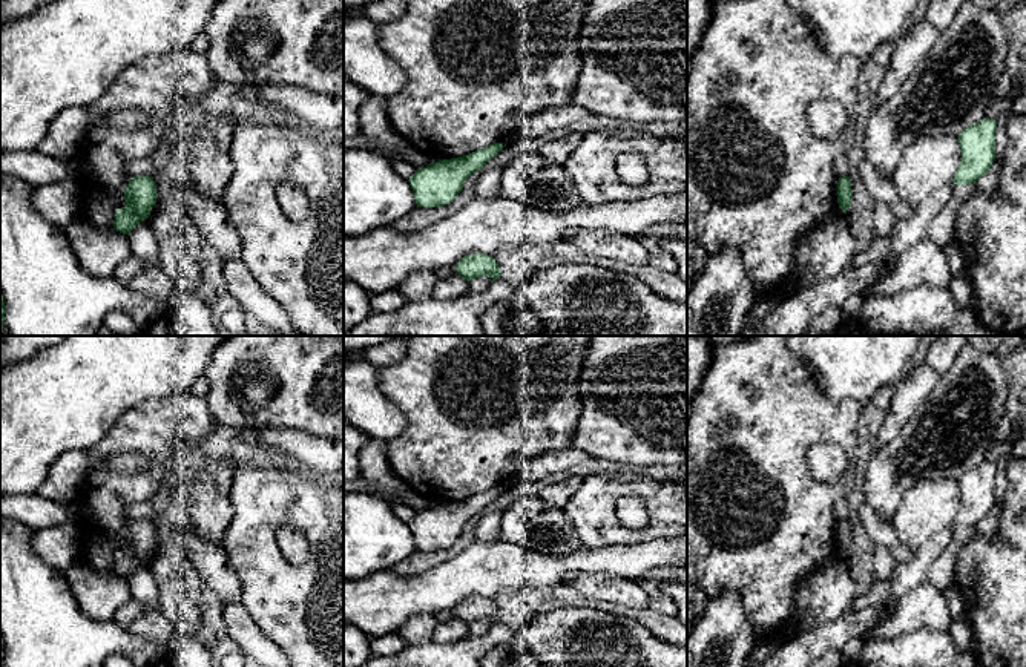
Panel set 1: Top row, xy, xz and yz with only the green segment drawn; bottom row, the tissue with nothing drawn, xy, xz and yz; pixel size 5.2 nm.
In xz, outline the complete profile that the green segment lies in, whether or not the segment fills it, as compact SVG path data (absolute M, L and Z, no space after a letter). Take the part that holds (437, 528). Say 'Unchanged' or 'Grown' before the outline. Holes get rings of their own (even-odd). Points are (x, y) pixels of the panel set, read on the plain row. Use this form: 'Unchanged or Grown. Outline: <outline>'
Unchanged. Outline: M494 486L465 500L439 503L423 512L417 512L408 523L417 550L451 547L462 535L465 524L482 514L503 491L503 486Z

